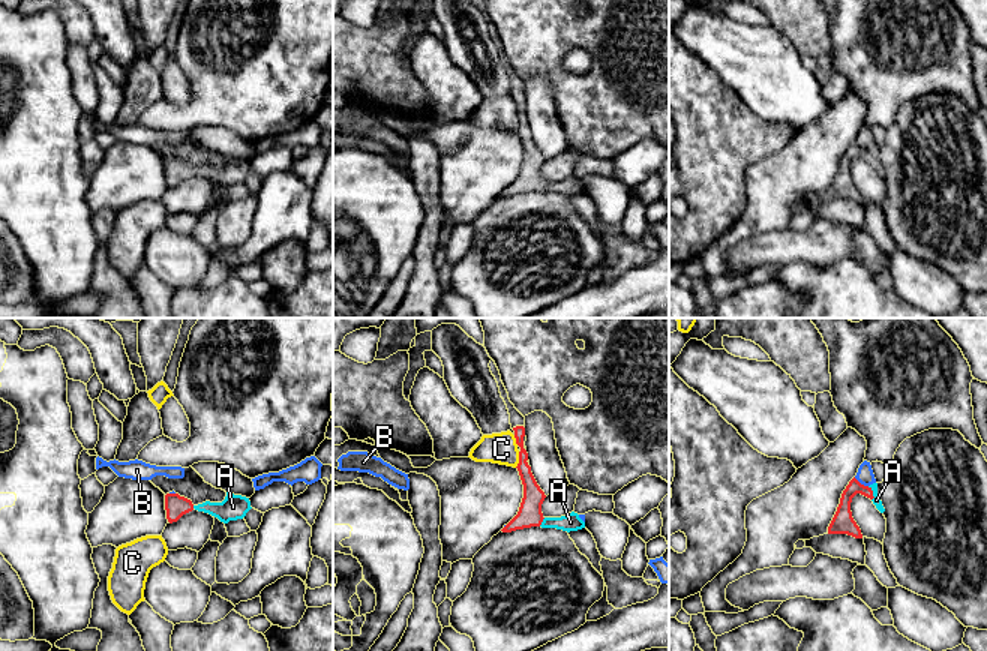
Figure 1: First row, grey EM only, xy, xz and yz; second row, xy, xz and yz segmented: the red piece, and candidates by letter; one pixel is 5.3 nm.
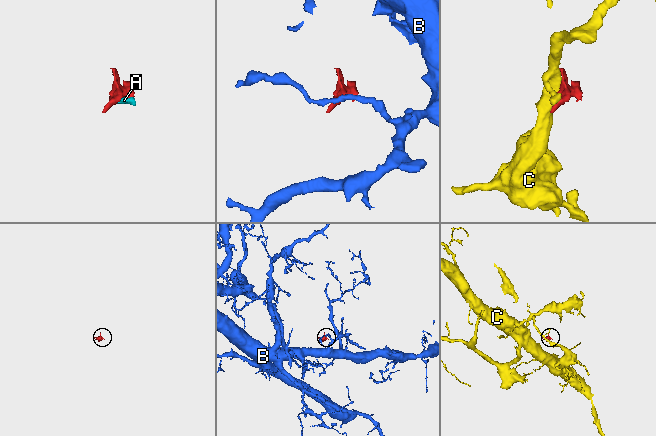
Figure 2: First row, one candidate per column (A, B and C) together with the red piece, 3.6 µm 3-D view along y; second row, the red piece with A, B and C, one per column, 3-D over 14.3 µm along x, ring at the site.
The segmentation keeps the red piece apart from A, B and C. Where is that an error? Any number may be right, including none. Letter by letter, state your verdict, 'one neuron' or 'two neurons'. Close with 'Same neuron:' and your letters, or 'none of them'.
A: one neuron
B: two neurons
C: two neurons
Same neuron: A

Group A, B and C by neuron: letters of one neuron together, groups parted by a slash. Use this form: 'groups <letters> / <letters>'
groups A / B / C

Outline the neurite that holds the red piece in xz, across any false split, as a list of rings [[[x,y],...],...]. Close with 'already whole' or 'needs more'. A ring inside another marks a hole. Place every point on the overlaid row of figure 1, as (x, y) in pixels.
[[[494,360],[489,363],[490,372],[495,376],[501,398],[504,399],[508,414],[510,414],[510,432],[516,438],[518,450],[519,450],[519,464],[518,471],[524,484],[524,498],[519,507],[518,514],[501,530],[502,532],[512,532],[516,530],[531,528],[531,526],[540,526],[543,522],[543,513],[542,513],[542,504],[546,498],[544,492],[537,484],[530,460],[528,453],[525,447],[525,417],[514,408],[514,405],[508,399],[508,393],[501,381],[500,370]]] | needs more

